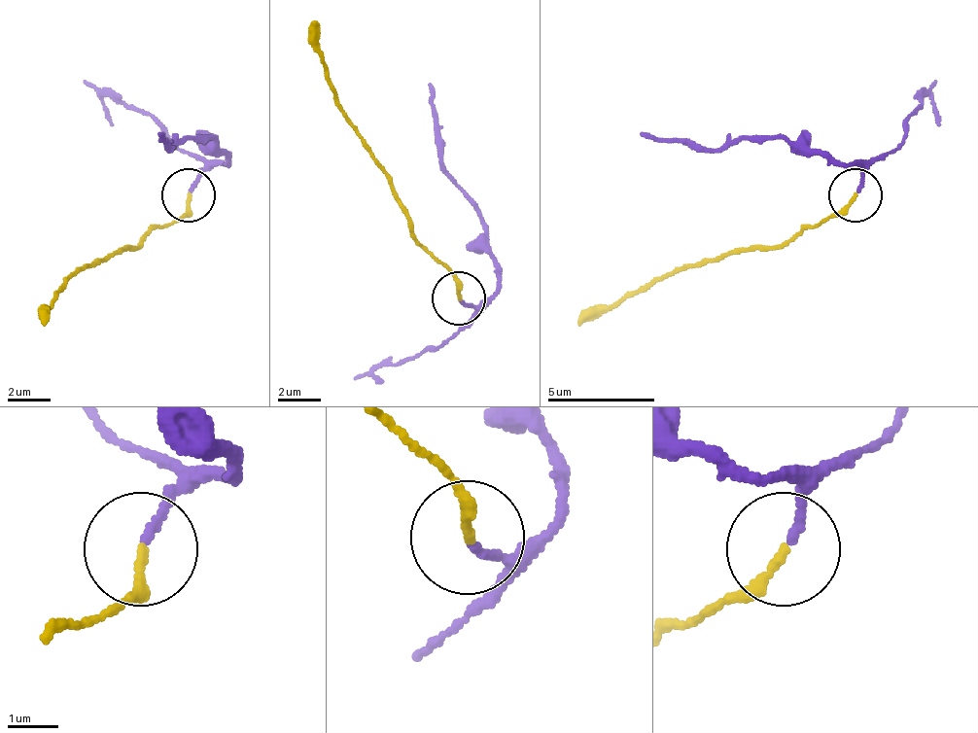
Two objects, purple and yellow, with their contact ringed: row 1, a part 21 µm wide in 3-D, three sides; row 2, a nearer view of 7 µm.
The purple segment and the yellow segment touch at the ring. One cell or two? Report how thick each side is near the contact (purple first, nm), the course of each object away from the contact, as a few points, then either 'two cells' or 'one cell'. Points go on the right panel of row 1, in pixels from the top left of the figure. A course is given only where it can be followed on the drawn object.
150 nm thick on the purple side, 190 nm on the other; purple runs (856, 191), (861, 169), (765, 137), (716, 148), (642, 131); yellow runs (856, 196), (782, 244), (733, 250), (577, 325); two cells

